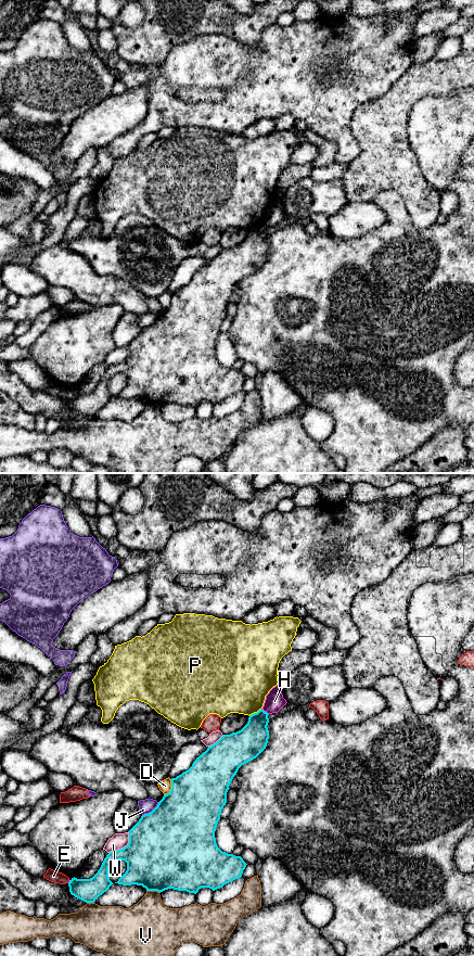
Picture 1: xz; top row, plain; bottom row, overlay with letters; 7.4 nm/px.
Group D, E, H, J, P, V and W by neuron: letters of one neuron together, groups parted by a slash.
D / E / H / J / P / V / W

